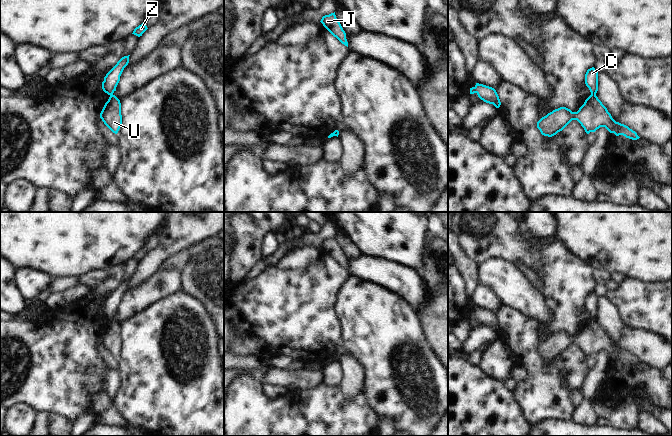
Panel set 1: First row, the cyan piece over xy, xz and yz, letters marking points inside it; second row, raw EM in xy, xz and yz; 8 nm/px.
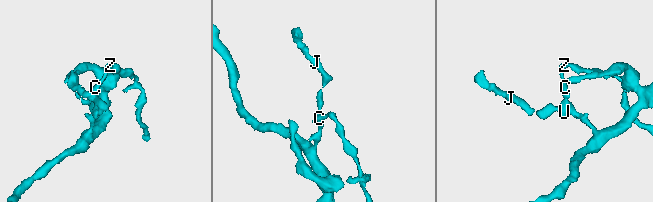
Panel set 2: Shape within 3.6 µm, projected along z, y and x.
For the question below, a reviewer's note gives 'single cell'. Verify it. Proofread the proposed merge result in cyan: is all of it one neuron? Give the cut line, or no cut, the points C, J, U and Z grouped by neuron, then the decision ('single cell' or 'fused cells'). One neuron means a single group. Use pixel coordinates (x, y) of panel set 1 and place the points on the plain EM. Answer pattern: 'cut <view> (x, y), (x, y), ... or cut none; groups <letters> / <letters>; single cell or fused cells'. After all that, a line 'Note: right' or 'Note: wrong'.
cut yz (591, 318), (595, 319); groups C Z / J U; fused cells
Note: wrong

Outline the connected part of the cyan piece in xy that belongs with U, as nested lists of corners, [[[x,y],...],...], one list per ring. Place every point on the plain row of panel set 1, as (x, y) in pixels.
[[[111,319],[105,327],[100,342],[113,357],[118,357],[122,348],[122,339],[120,324],[115,319]]]

